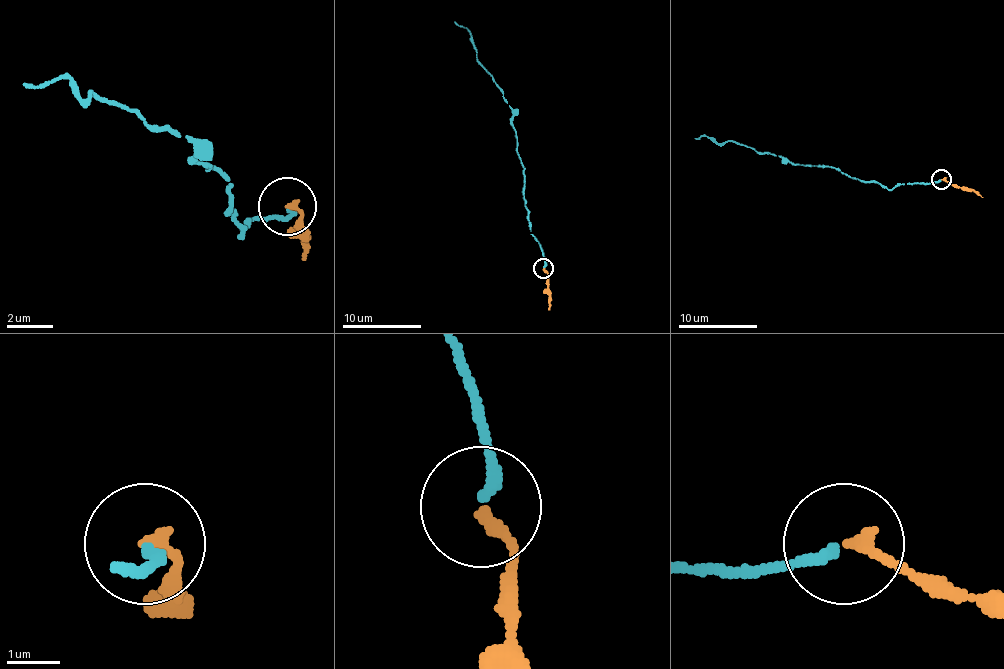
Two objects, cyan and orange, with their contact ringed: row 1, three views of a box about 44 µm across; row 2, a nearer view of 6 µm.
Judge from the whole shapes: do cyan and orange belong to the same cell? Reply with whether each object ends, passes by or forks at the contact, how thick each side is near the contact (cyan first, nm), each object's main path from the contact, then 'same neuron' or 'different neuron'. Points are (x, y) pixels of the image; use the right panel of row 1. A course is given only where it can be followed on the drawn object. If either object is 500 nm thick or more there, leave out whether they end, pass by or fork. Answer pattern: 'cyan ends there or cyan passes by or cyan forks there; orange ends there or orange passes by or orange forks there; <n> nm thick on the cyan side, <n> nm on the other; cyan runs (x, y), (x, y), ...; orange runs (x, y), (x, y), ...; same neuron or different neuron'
cyan ends there; orange ends there; 200 nm thick on the cyan side, 240 nm on the other; cyan runs (941, 179), (884, 189), (827, 165), (783, 161), (778, 155), (736, 141), (715, 143), (703, 136), (695, 137); orange runs (941, 179), (958, 187), (974, 189), (982, 196); same neuron

